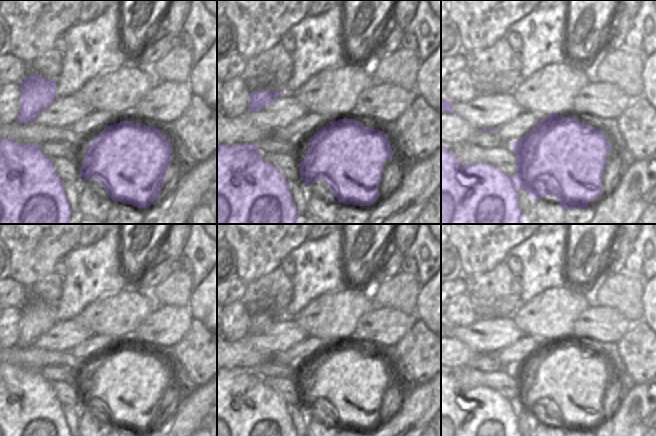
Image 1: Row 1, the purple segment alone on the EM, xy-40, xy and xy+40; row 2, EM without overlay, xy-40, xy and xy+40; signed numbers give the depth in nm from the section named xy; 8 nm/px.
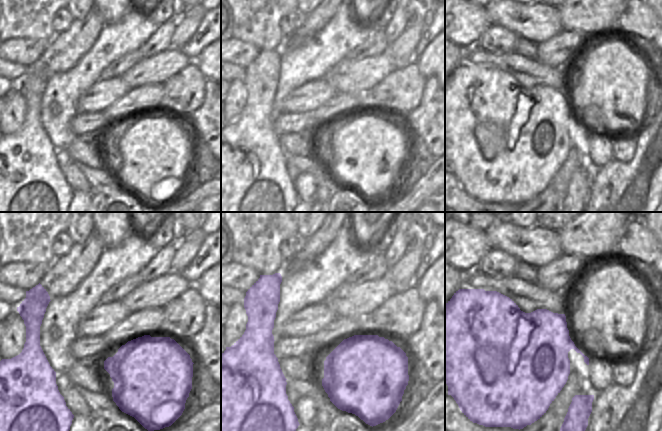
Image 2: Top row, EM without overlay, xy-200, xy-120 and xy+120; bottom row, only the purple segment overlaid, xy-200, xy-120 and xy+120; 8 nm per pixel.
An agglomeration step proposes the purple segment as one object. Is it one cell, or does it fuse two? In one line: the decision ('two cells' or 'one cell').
two cells

